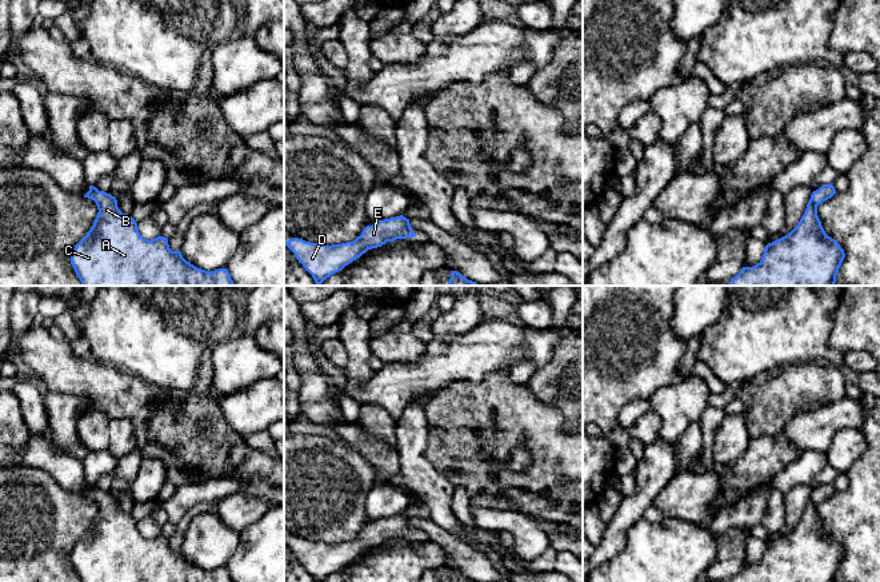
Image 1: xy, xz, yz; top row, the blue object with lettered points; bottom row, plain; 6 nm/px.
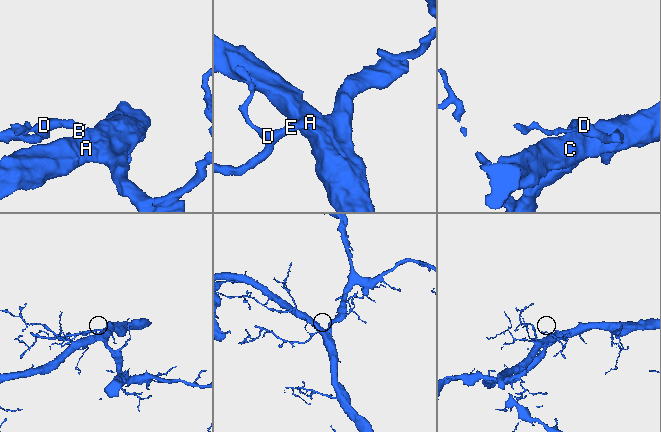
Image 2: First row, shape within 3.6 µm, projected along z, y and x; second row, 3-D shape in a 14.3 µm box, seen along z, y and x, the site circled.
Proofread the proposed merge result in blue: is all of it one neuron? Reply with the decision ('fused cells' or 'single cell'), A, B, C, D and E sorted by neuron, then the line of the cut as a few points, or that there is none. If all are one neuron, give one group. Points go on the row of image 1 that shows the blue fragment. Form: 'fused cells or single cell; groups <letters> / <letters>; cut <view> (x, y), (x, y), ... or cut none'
single cell; groups A B C D E; cut none

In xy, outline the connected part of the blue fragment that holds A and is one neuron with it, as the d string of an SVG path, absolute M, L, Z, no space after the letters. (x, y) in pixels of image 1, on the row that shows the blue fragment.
M89 186L84 198L97 206L92 228L75 246L71 264L81 286L235 286L227 268L205 271L187 262L180 251L172 251L168 239L144 239L131 215L123 214L111 194Z

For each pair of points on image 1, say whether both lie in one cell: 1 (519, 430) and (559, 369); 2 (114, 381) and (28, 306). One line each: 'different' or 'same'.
1: different
2: different

